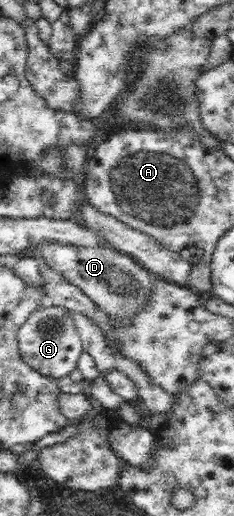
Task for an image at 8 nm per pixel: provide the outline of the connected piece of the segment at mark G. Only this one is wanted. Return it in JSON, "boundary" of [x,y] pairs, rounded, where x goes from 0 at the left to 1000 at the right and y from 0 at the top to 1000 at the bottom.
{"boundary":[[[205,585],[171,591],[85,632],[73,645],[81,684],[94,698],[162,723],[265,736],[329,713],[329,703],[355,684],[346,649],[329,643],[299,603],[261,593],[231,593]]]}

